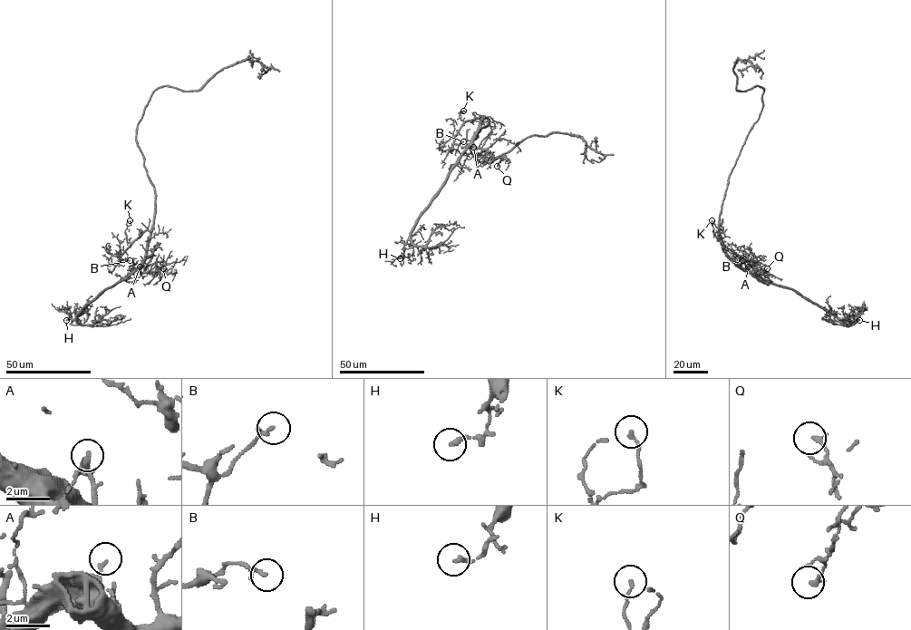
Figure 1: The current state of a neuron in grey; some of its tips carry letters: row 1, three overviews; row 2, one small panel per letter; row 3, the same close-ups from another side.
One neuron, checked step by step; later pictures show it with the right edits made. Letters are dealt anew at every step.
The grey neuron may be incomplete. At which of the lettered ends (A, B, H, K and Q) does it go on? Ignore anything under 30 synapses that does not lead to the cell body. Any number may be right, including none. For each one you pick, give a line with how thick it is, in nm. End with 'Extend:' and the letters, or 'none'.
Extend: none

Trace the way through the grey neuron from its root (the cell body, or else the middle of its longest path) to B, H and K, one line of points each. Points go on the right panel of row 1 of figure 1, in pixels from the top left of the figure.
B: (725, 191), (720, 215), (719, 236), (726, 247), (742, 260)
H: (725, 191), (719, 237), (722, 250), (737, 264), (760, 278), (797, 291), (840, 319), (856, 316), (859, 320)
K: (725, 191), (720, 215), (722, 243), (713, 233), (712, 220)

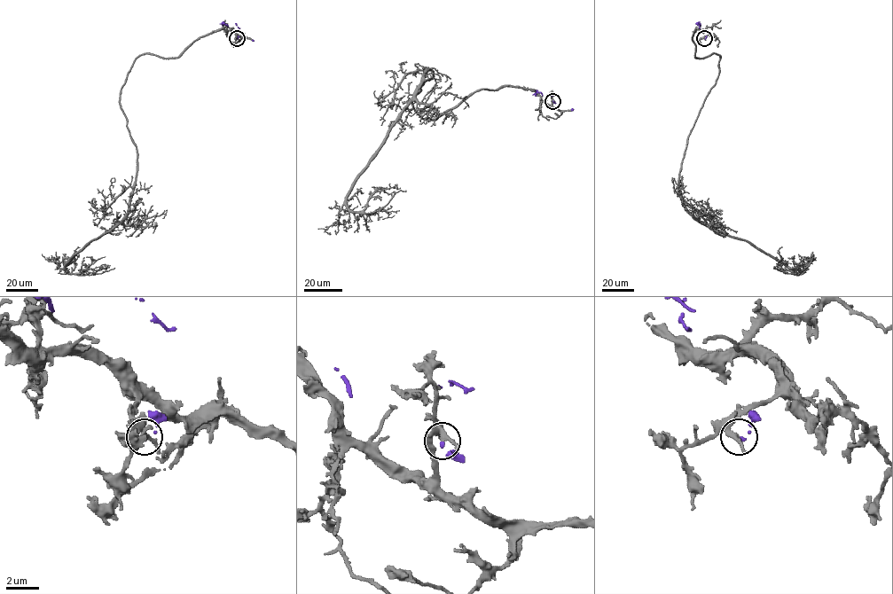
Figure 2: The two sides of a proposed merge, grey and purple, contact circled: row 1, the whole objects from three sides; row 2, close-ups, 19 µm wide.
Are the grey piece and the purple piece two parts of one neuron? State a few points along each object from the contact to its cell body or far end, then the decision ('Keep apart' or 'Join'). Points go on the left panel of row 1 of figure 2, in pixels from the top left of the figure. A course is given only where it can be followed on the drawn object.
Course of grey: (237, 38), (219, 29), (177, 57), (136, 59), (120, 100), (137, 151), (129, 209), (66, 270), (110, 265). Course of purple: (237, 38), (238, 28), (236, 23), (228, 26), (223, 24), (223, 21). Keep apart

